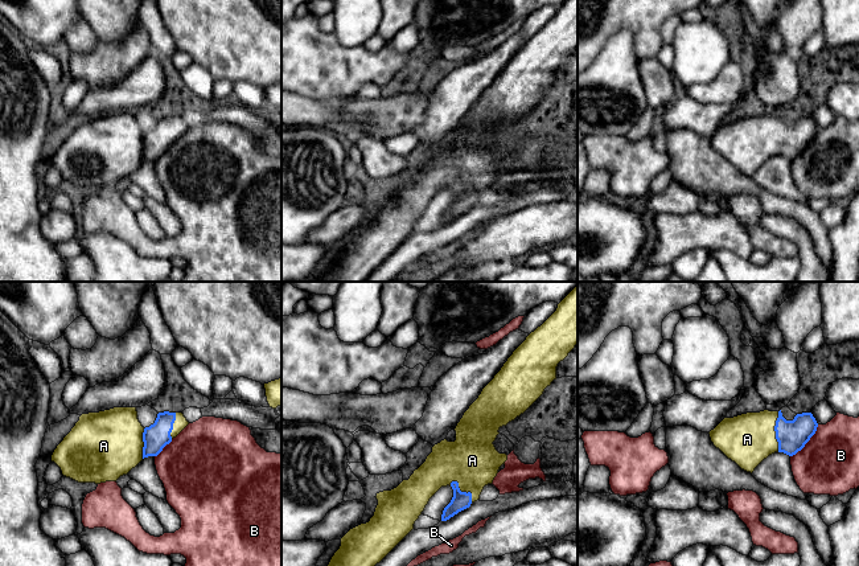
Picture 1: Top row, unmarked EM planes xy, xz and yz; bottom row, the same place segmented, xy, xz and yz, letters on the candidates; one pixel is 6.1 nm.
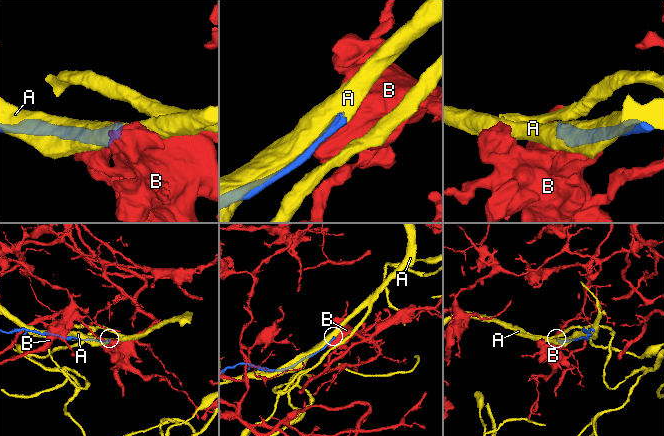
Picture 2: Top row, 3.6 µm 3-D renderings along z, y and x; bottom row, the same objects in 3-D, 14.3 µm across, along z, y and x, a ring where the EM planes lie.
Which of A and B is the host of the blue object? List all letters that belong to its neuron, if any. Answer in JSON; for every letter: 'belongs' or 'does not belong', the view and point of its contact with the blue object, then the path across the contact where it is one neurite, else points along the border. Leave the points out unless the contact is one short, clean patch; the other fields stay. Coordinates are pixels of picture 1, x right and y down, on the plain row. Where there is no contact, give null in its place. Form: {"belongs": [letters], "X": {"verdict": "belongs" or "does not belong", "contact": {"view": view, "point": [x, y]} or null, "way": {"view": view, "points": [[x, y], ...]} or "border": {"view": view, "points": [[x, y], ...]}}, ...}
{"belongs": ["A"], "A": {"verdict": "belongs", "contact": {"view": "yz", "point": [775, 134]}}, "B": {"verdict": "does not belong", "contact": {"view": "yz", "point": [808, 144]}}}

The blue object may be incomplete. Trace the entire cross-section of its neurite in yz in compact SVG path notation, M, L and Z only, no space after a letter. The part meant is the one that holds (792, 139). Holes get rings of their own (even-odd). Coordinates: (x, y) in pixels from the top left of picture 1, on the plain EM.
M764 114L724 122L708 138L716 152L752 177L774 156L796 159L815 138L817 131L811 116L797 118L793 124L786 124L781 114Z

